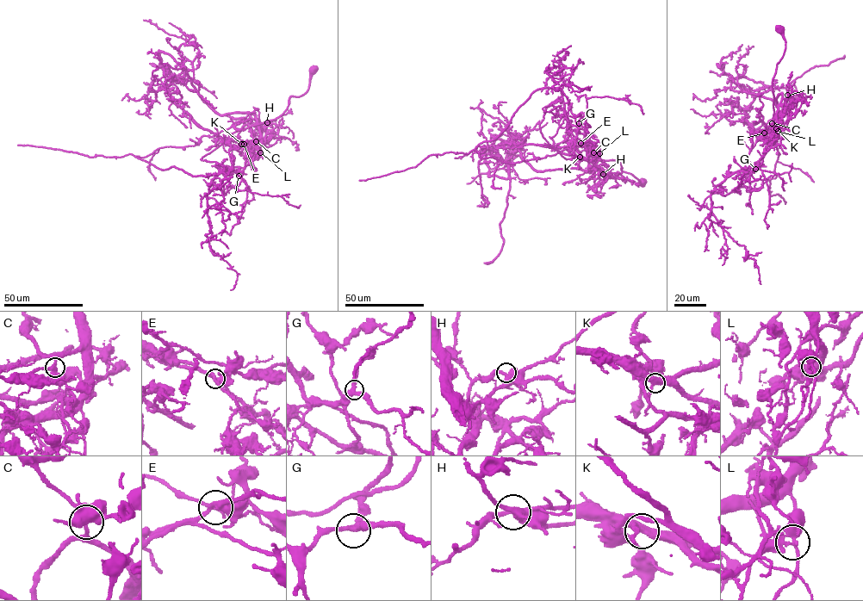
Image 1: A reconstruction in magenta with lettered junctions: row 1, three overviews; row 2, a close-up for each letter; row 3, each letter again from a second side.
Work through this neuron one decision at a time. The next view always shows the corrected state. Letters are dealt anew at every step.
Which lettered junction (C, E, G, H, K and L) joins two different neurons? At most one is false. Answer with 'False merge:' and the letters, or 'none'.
False merge: L

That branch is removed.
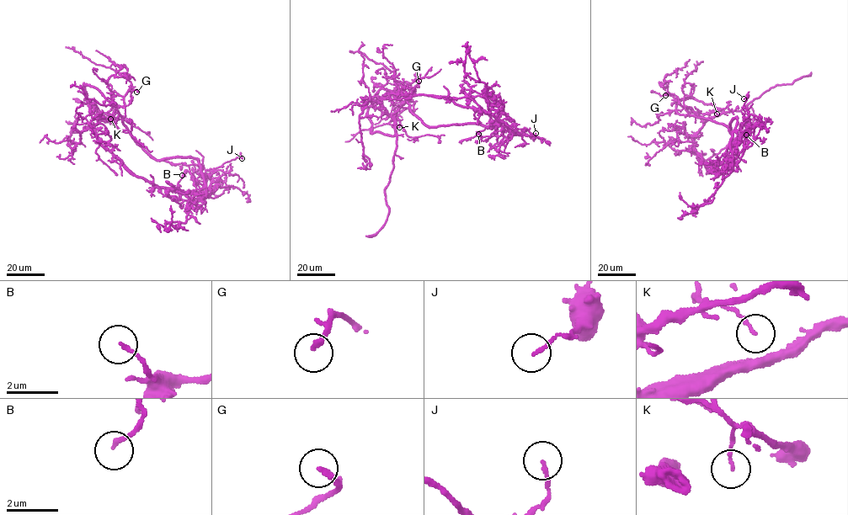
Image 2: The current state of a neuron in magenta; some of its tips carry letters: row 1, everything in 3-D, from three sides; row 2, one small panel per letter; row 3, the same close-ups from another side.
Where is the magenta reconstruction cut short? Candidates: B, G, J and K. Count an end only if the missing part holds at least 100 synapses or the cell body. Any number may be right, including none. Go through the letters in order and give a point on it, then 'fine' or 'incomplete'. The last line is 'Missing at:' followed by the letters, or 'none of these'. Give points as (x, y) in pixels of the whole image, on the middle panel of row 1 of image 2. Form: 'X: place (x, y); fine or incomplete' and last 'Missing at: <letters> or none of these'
B: place (478, 134); fine
G: place (418, 81); fine
J: place (536, 133); fine
K: place (399, 127); fine
Missing at: none of these

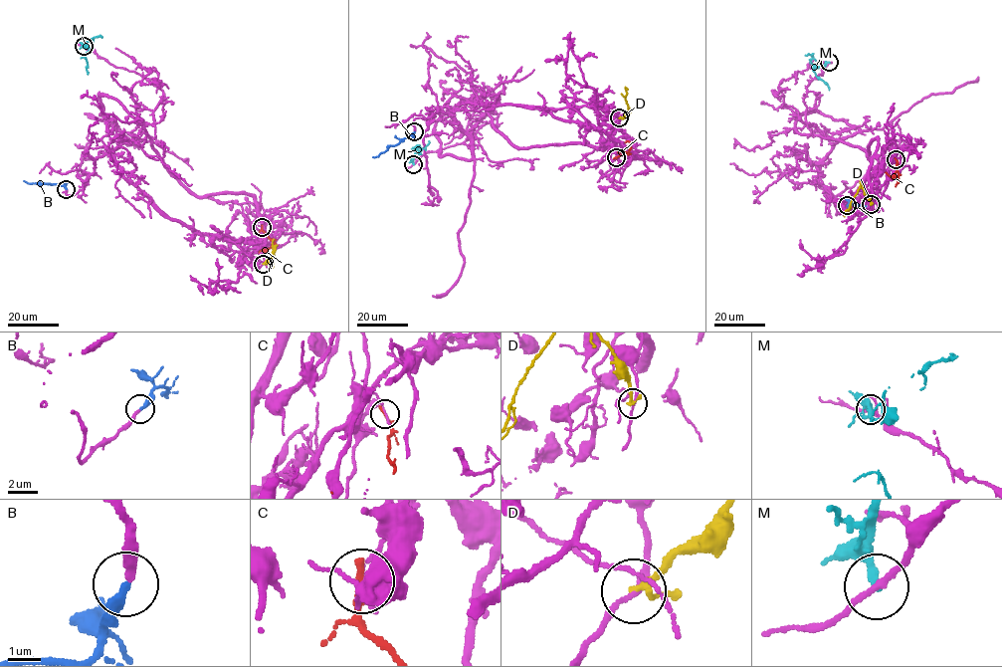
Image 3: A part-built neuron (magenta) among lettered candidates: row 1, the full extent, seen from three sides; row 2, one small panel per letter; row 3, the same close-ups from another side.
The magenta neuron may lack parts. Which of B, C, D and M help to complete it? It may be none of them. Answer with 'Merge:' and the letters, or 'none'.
Merge: B

